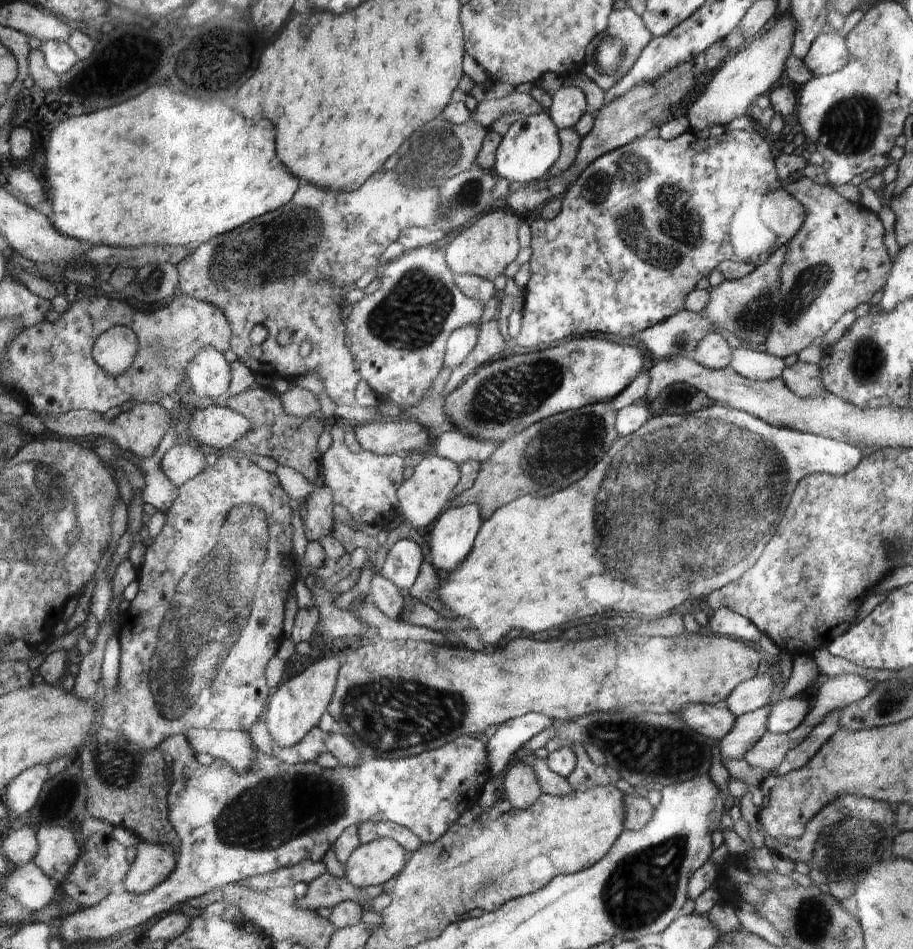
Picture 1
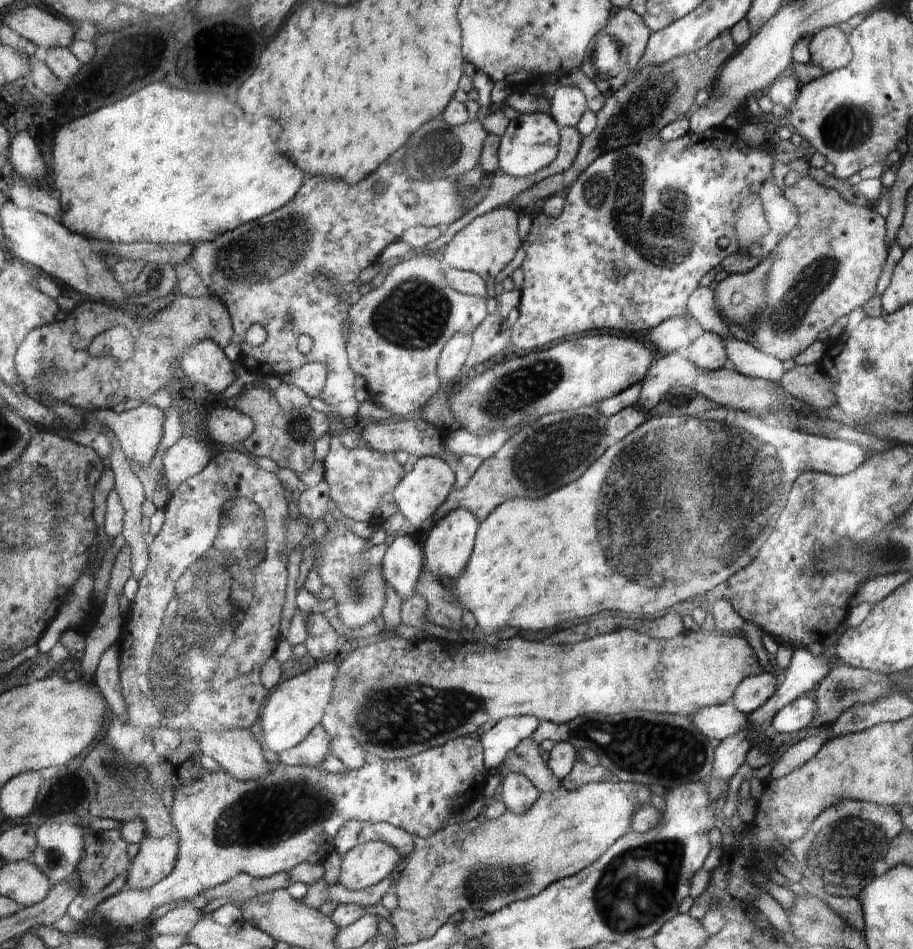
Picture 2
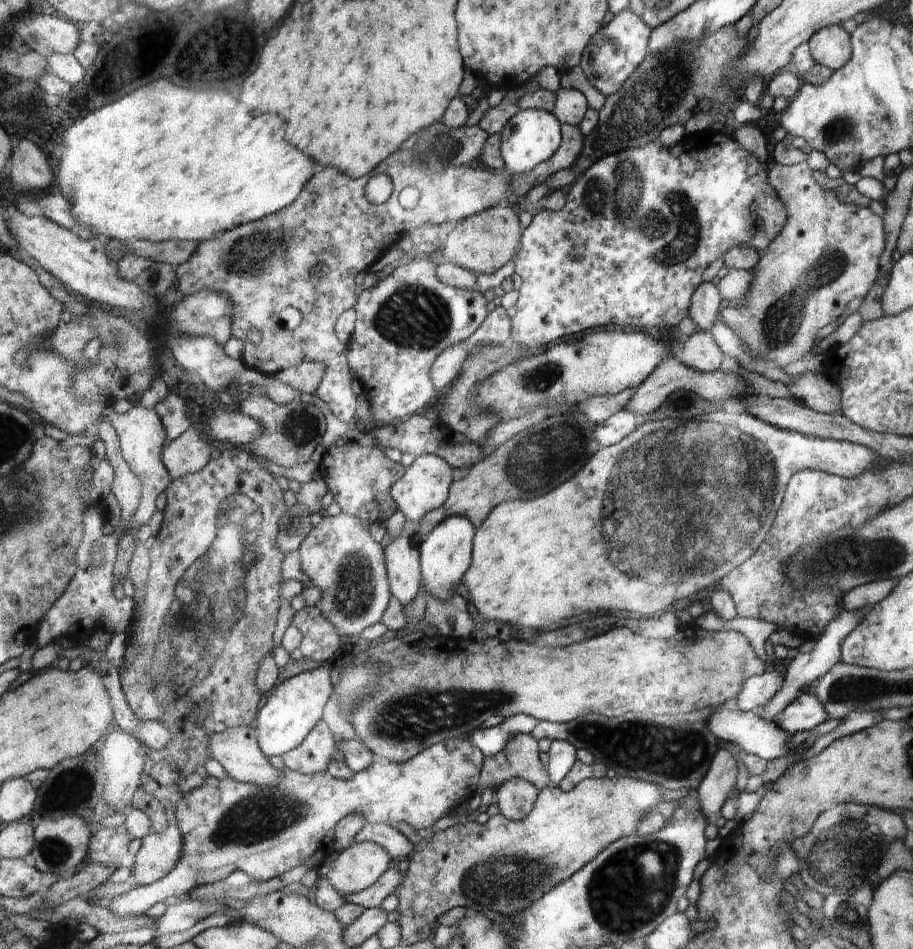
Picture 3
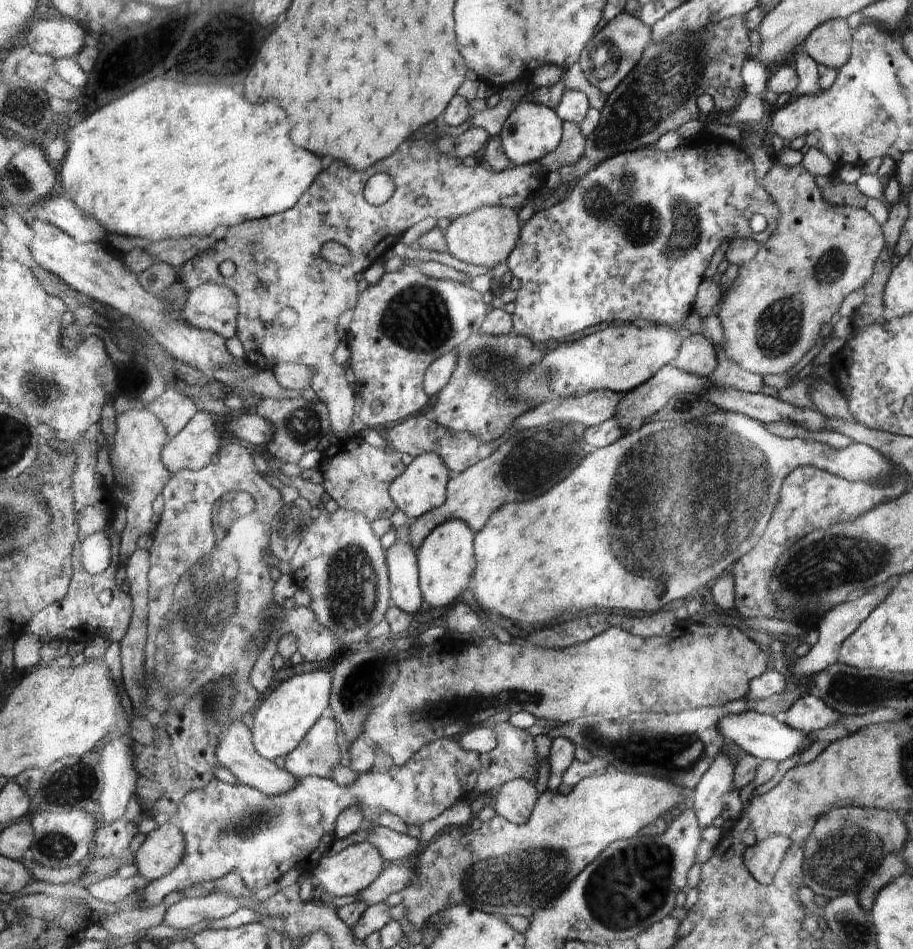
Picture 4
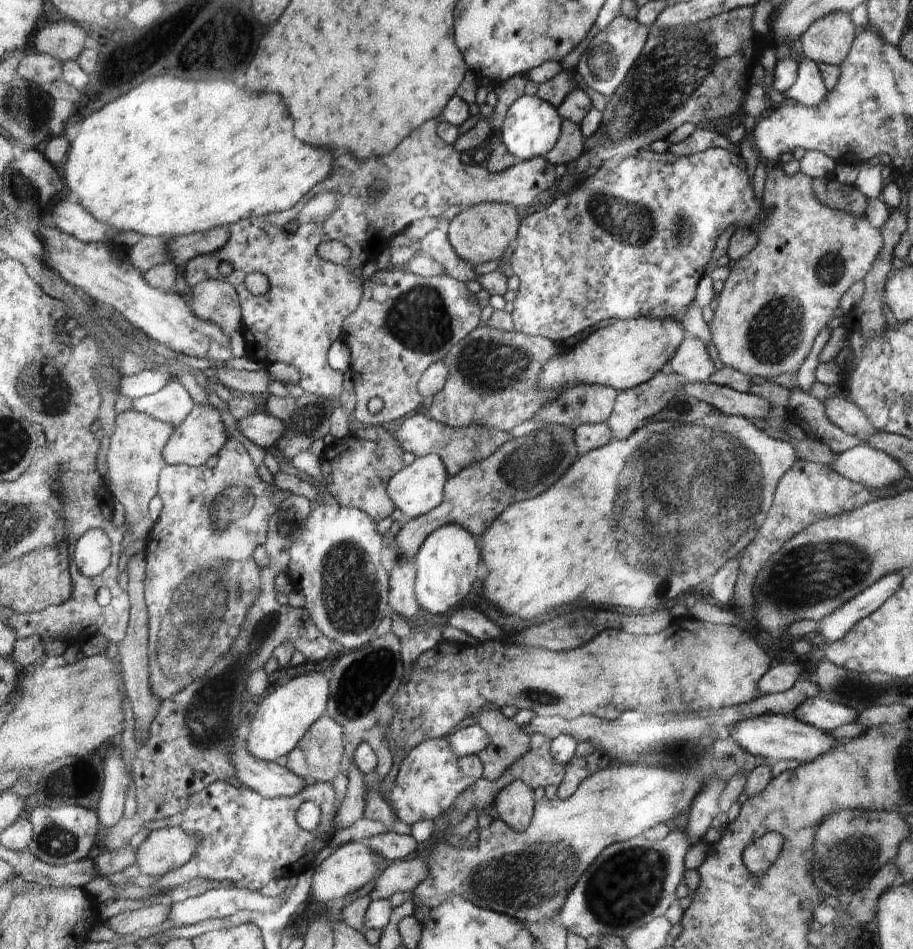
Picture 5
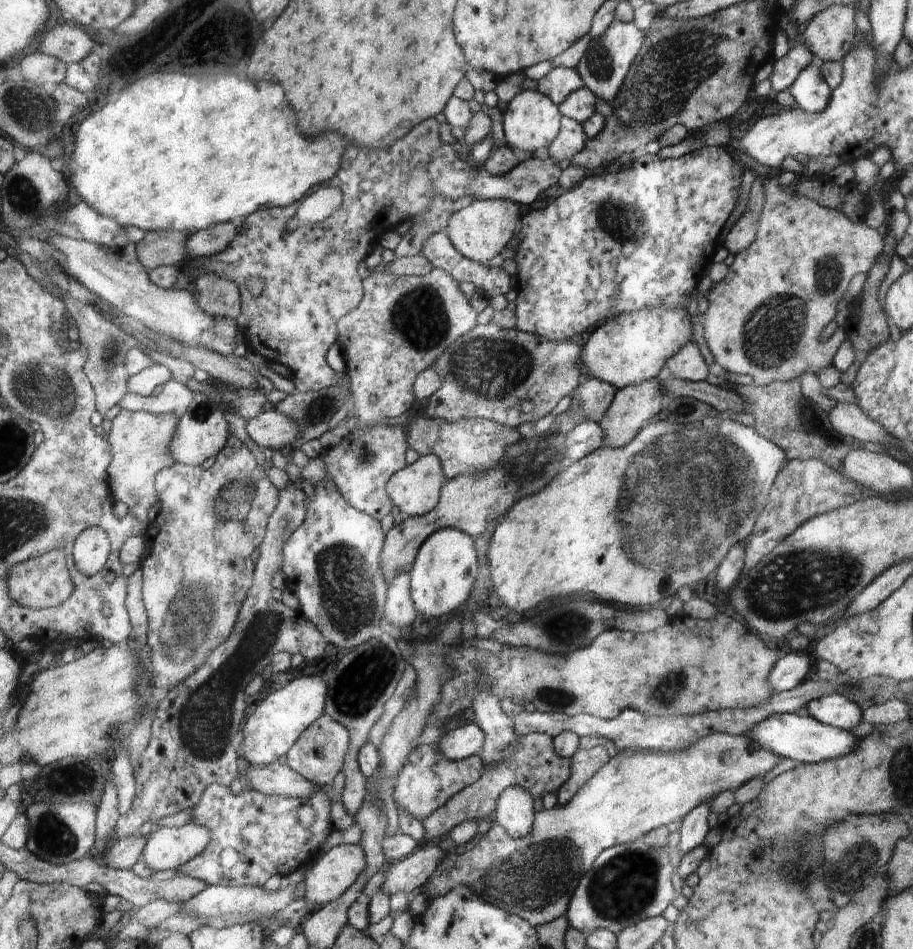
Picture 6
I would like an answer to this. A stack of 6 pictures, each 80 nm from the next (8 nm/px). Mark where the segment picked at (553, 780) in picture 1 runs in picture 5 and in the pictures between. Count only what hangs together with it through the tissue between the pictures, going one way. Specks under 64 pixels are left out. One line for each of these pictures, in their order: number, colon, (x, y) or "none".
2: (526, 758)
3: (520, 759)
4: (514, 756)
5: (508, 743)

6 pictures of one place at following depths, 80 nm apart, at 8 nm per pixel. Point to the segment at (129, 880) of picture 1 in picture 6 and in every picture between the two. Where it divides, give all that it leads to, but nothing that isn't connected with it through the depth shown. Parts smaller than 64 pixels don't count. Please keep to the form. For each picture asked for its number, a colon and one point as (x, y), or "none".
2: (156, 859)
3: (158, 855)
4: (163, 849)
5: (166, 849)
6: (169, 848)

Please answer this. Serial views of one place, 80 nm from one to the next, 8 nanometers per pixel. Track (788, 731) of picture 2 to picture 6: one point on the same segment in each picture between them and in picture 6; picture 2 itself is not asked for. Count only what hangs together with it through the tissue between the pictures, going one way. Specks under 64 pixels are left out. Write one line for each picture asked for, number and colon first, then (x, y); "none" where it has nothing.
3: (806, 712)
4: (809, 713)
5: (818, 712)
6: (835, 710)

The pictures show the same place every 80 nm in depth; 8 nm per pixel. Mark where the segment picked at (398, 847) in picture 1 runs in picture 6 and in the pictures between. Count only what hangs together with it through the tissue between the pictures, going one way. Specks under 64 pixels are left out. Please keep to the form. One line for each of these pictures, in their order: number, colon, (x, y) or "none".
2: (368, 863)
3: (362, 864)
4: (353, 869)
5: (352, 865)
6: (331, 874)

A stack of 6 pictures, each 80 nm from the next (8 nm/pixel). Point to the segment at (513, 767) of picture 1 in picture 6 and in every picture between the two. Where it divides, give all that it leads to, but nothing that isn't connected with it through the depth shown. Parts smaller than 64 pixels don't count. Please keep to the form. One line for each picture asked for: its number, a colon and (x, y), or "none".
2: (517, 791)
3: (516, 797)
4: (516, 799)
5: (515, 806)
6: (515, 811)

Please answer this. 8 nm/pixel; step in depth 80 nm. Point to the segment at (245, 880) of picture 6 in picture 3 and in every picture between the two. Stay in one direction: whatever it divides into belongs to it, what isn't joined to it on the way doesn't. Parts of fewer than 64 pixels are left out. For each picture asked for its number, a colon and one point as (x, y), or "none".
3: (227, 826)
4: (229, 827)
5: (245, 838)

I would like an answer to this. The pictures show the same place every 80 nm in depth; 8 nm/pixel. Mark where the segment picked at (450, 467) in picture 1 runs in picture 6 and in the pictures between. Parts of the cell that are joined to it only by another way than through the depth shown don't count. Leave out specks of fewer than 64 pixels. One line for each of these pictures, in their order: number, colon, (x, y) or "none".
2: (421, 492)
3: (424, 487)
4: (422, 487)
5: (417, 489)
6: (415, 489)

